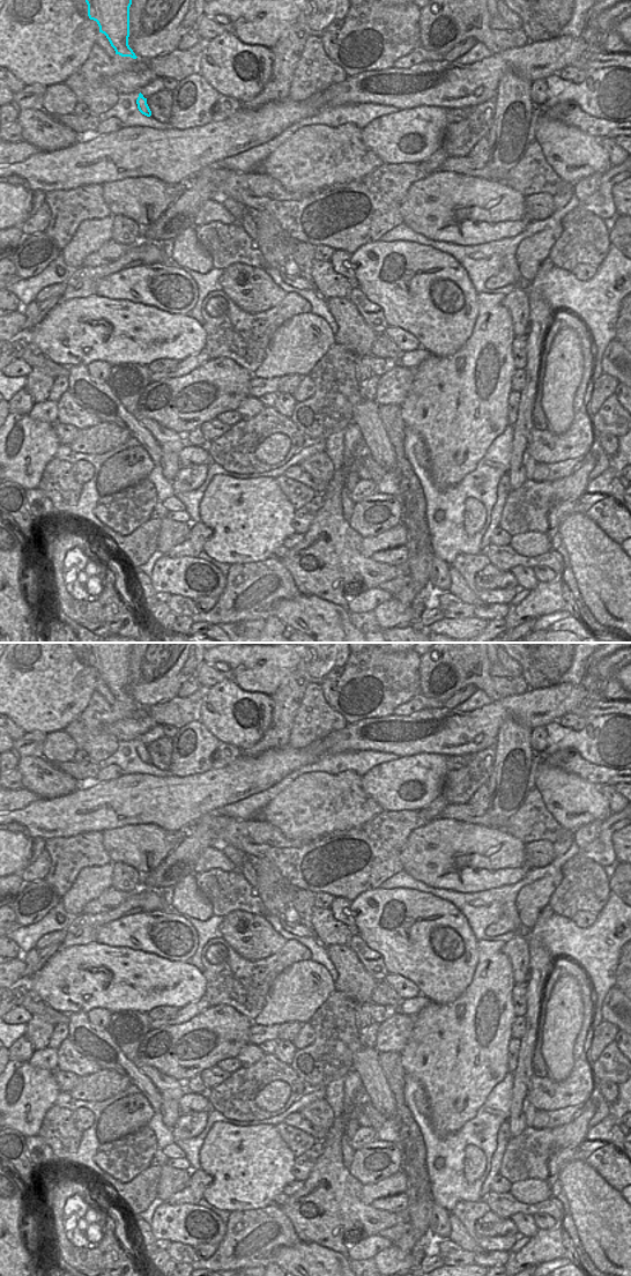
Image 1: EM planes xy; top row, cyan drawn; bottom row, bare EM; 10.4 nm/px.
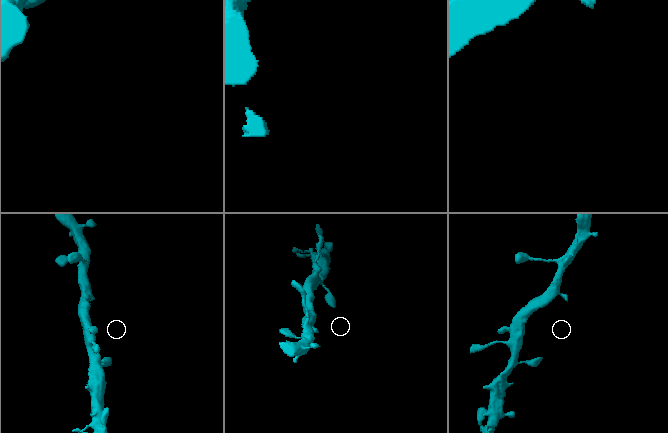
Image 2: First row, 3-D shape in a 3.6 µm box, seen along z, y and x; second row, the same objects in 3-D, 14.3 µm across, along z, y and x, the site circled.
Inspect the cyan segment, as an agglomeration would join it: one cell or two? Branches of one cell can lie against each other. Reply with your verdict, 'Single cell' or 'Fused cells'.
Single cell.

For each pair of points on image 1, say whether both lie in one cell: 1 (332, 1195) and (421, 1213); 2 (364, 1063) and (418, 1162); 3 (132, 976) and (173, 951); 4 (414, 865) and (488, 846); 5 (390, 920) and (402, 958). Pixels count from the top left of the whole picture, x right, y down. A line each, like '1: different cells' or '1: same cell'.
1: different cells
2: same cell
3: different cells
4: same cell
5: same cell

